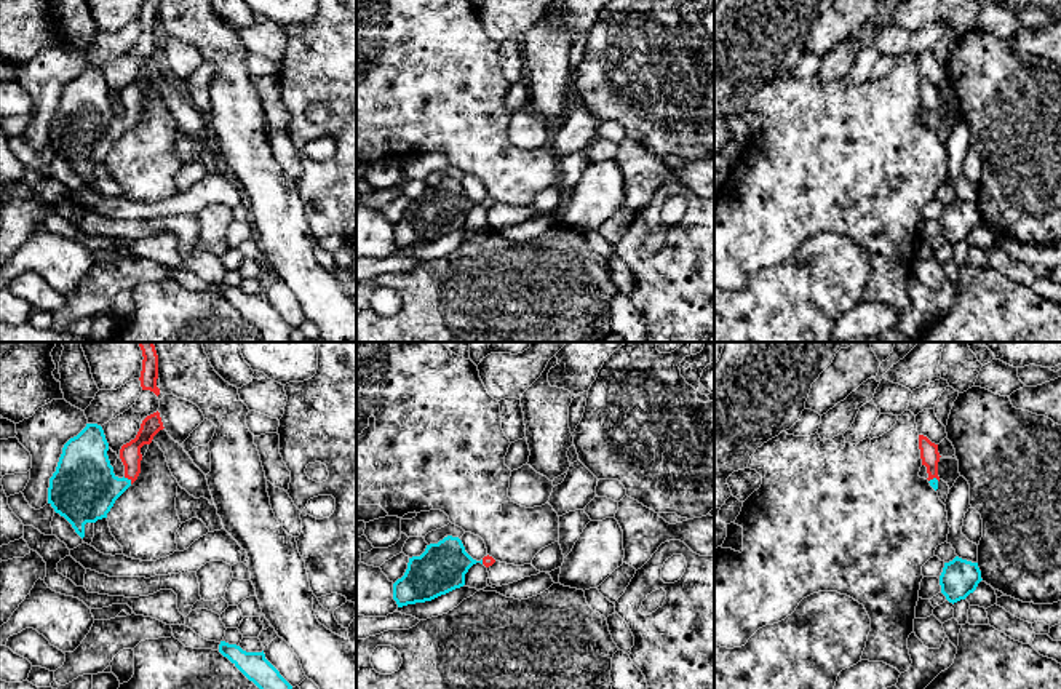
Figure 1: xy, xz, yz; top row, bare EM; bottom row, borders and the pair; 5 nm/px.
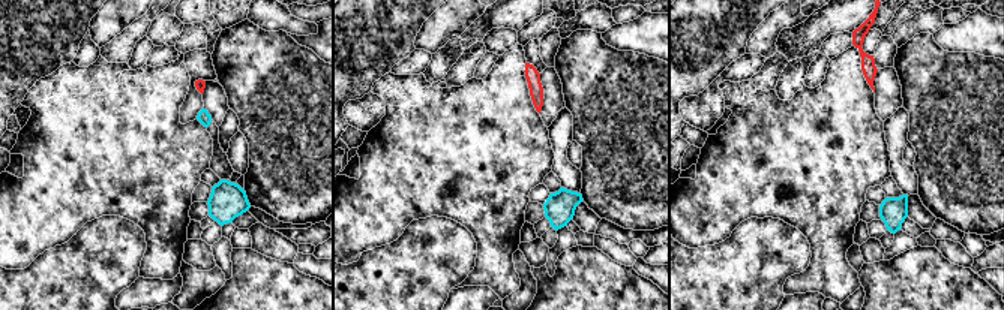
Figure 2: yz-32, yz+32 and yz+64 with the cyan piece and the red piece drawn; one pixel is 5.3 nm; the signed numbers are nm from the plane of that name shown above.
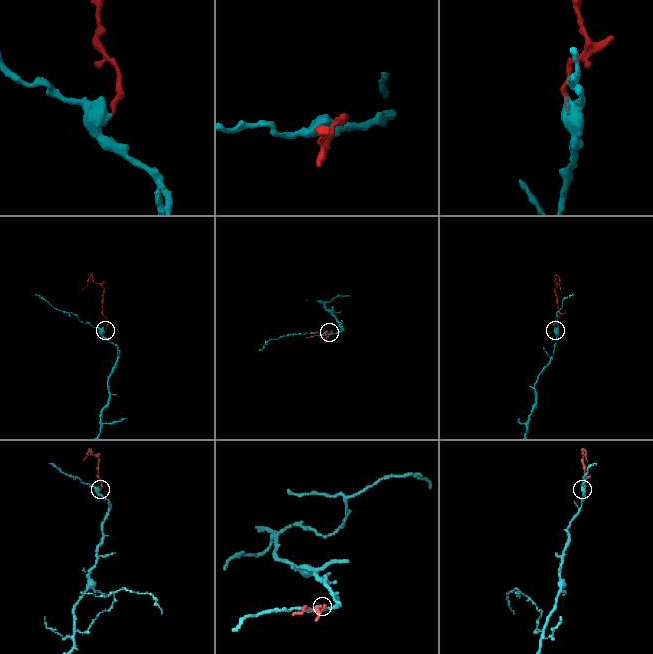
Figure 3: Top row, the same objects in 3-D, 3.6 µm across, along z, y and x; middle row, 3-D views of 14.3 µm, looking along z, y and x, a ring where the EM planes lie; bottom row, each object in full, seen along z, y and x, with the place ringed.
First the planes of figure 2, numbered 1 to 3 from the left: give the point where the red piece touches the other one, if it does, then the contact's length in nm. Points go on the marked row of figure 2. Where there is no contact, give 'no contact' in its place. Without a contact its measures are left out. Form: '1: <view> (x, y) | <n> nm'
1: no contact
2: no contact
3: no contact

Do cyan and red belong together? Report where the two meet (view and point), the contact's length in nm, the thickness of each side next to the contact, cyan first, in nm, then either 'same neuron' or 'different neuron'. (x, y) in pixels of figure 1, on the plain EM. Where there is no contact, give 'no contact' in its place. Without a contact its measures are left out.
xy (128, 122) | 60 nm | 340/110 nm | same neuron

